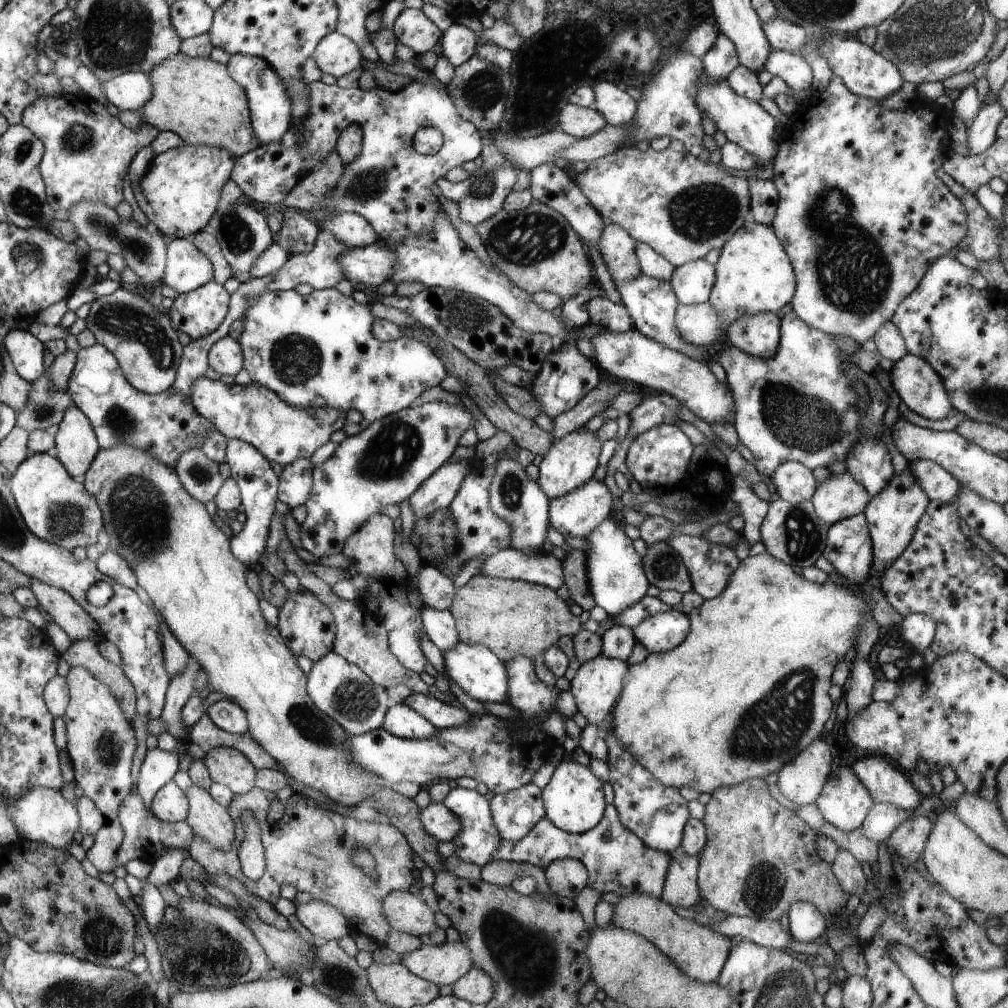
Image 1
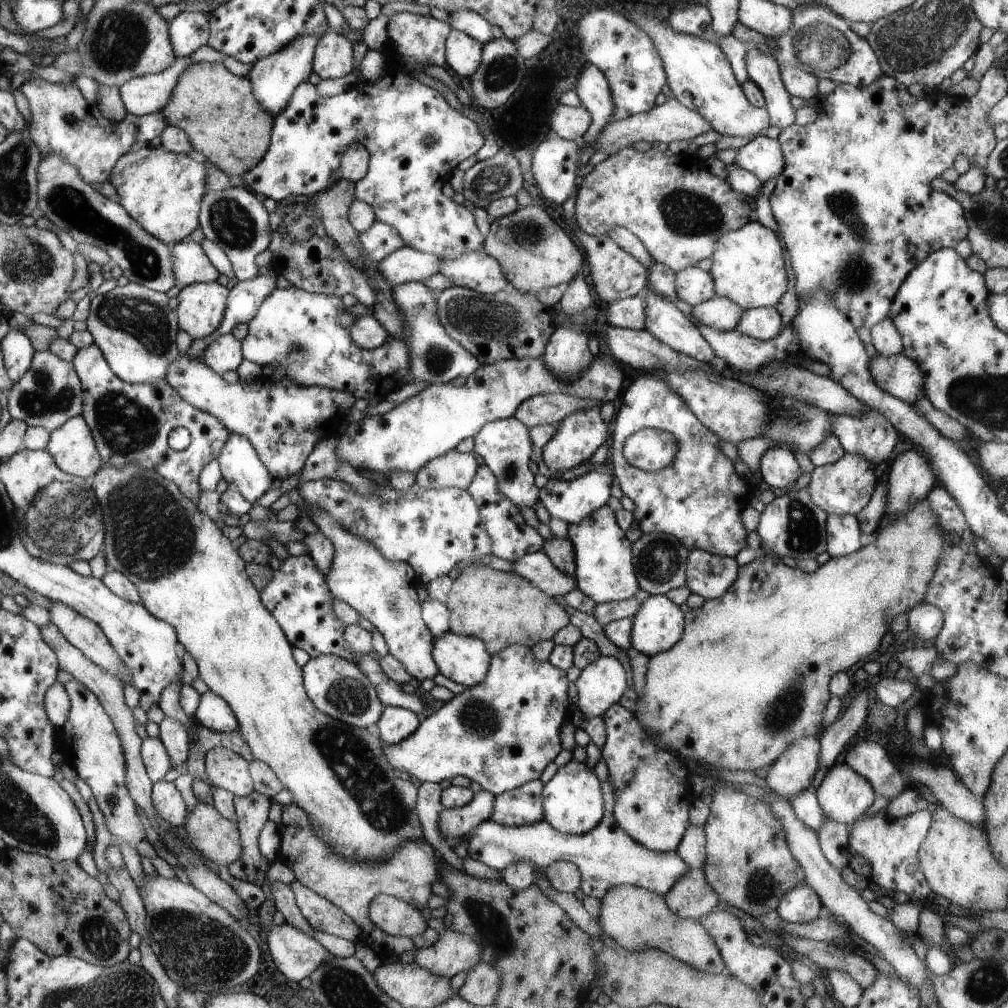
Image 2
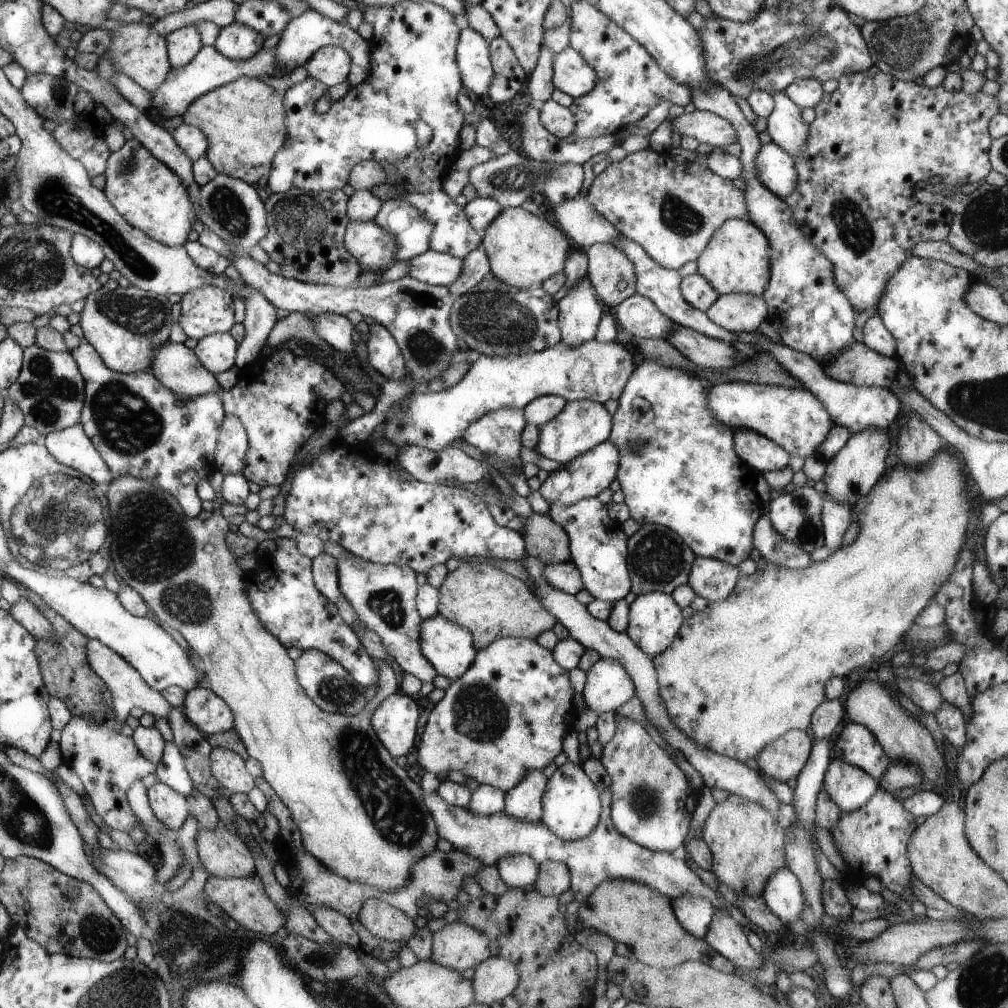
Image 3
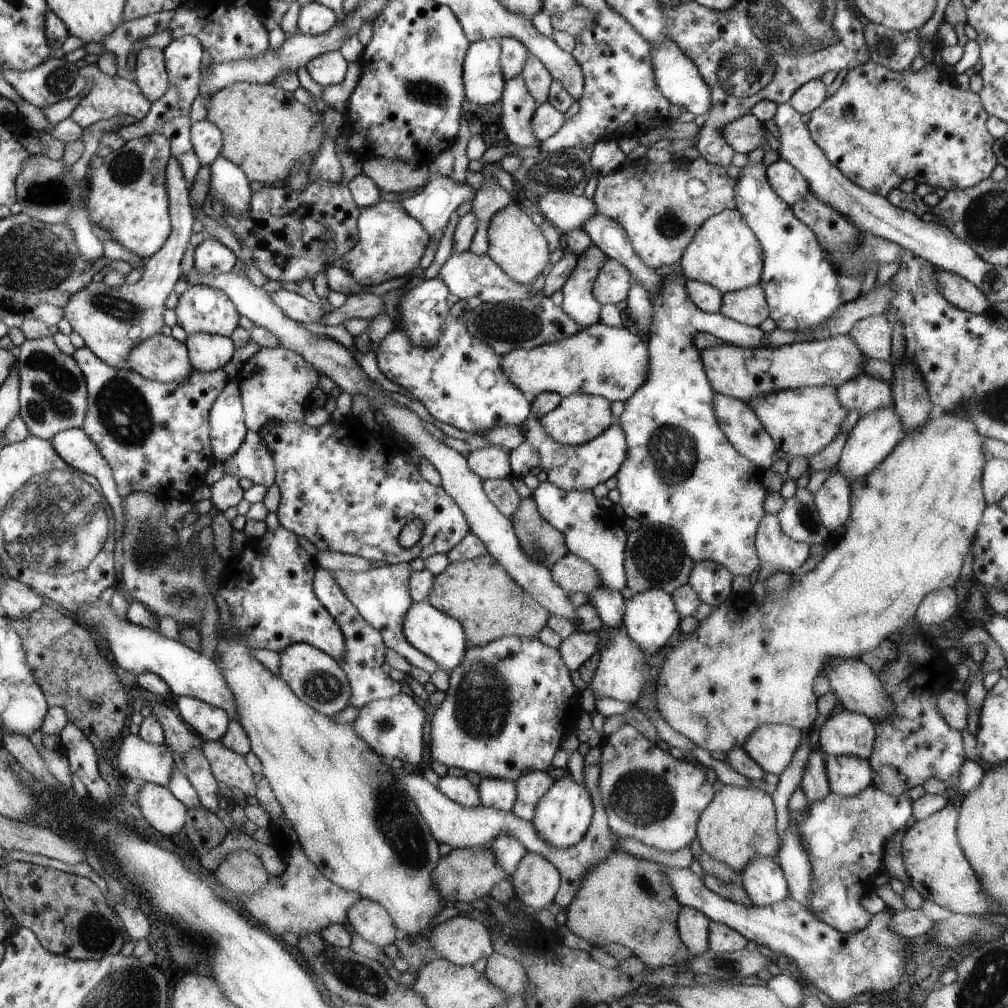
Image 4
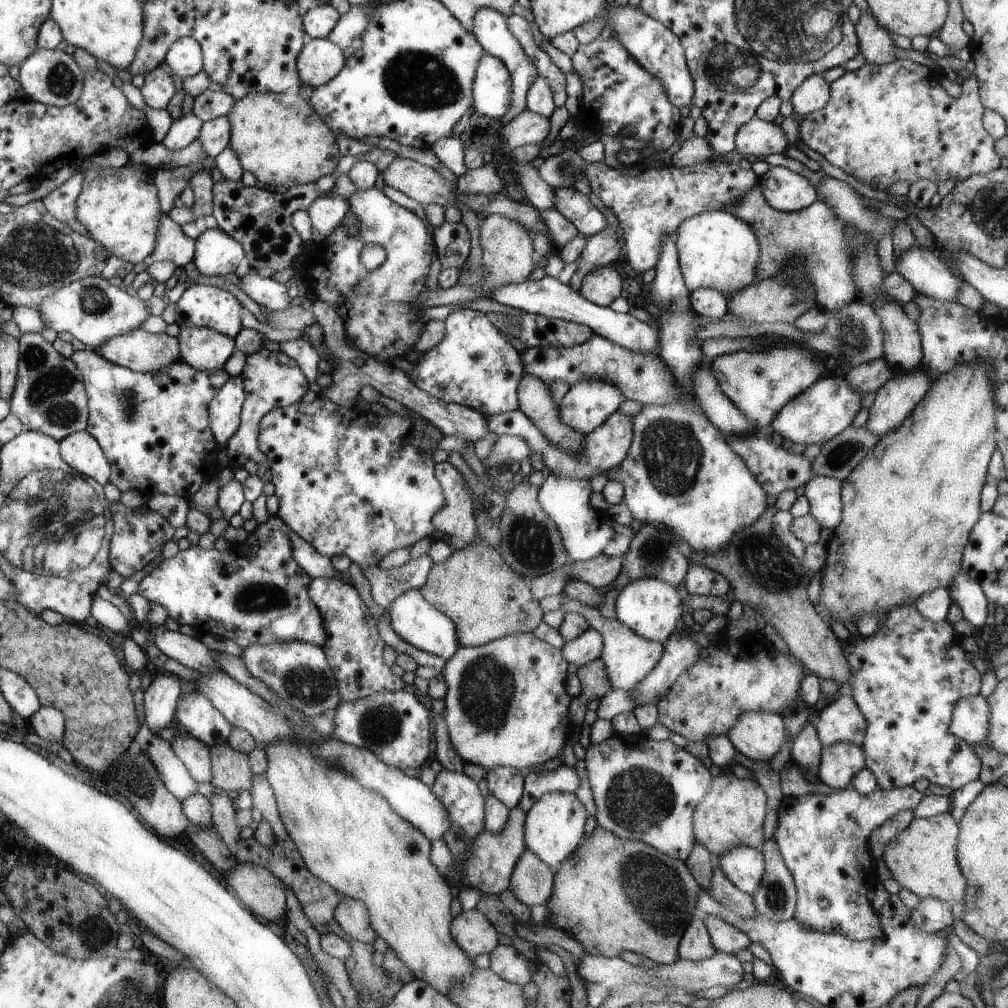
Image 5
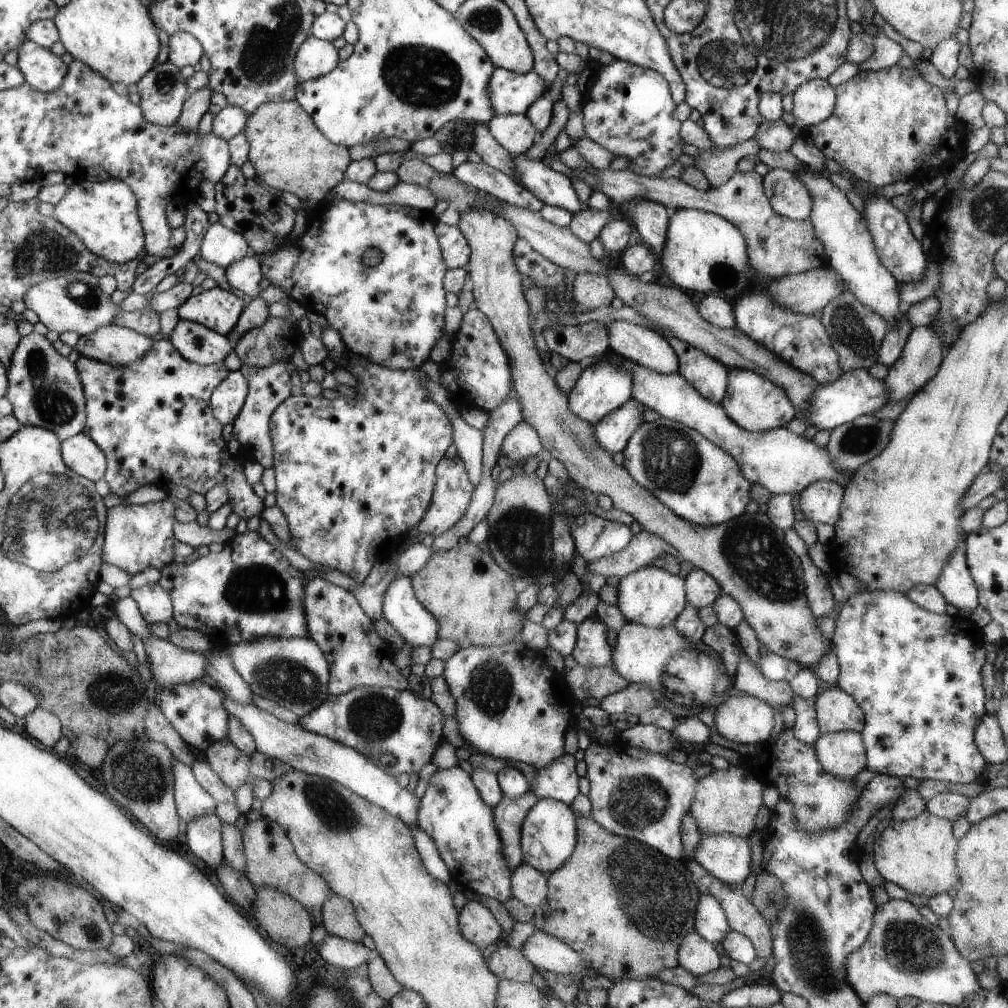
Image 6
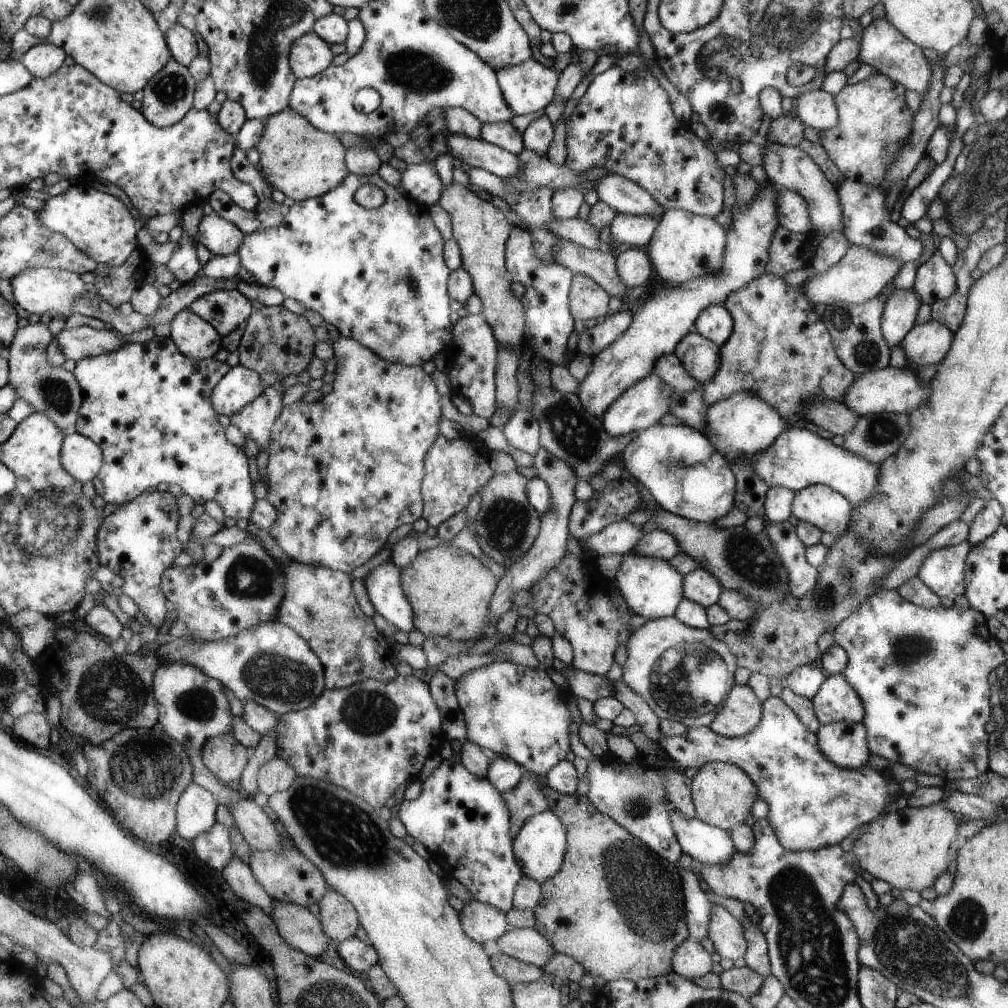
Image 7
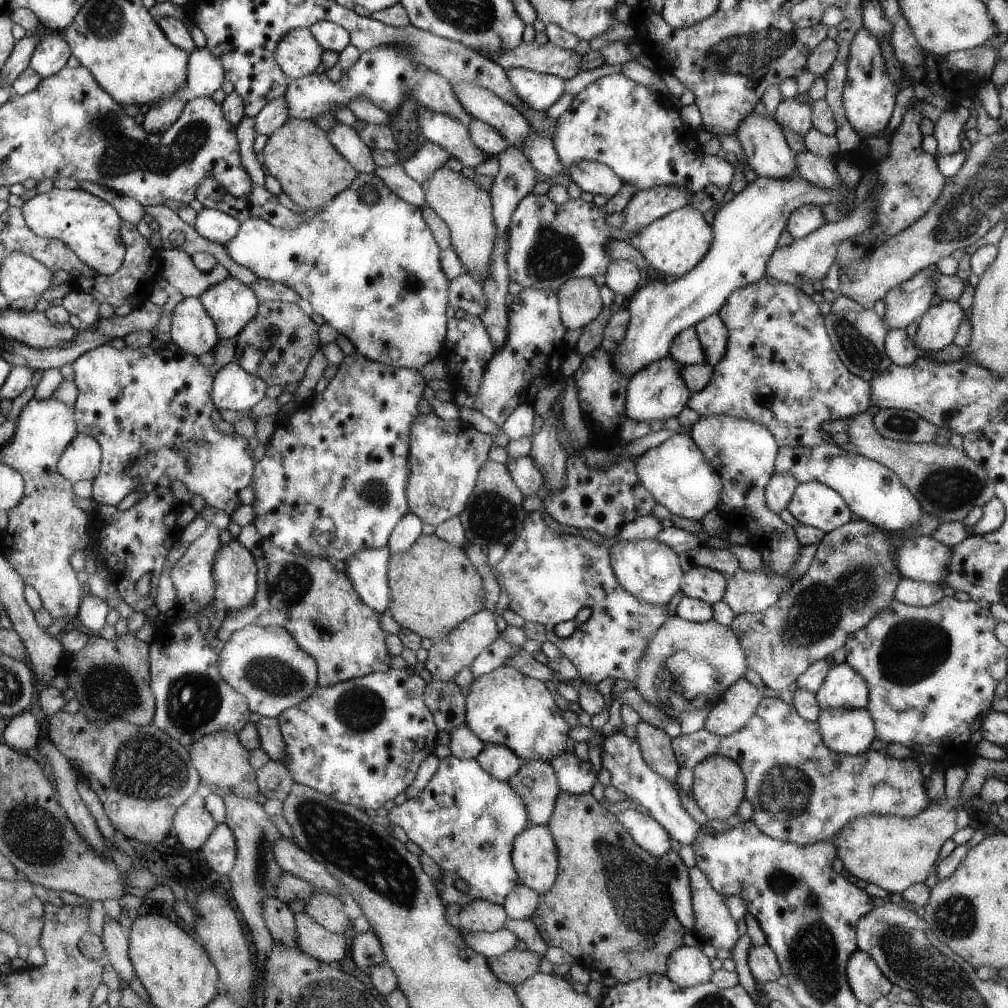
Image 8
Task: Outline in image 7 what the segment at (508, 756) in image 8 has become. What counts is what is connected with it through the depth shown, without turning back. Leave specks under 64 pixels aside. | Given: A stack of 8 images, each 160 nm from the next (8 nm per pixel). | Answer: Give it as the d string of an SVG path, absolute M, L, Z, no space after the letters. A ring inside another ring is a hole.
M490 755L487 778L500 793L511 788L516 788L526 772L516 761L508 755Z

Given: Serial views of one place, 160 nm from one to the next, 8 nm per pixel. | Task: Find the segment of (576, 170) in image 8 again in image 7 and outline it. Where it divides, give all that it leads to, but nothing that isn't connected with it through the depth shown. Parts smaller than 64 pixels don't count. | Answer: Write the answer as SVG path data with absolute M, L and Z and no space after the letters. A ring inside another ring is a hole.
M606 173L593 186L599 200L615 208L618 213L636 213L641 215L660 215L665 208L635 182L616 173Z

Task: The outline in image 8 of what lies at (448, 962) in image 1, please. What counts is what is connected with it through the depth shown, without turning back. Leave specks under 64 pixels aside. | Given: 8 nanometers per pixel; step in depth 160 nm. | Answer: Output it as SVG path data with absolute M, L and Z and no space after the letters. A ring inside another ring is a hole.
M484 899L472 900L458 912L460 928L477 933L504 929L508 920L507 911L502 905Z

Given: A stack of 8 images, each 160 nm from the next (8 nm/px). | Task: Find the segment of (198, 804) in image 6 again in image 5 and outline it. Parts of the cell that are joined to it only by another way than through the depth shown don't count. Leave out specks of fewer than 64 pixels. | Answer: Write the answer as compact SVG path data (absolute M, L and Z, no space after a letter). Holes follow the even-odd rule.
M146 724L140 728L135 740L140 745L140 752L146 754L156 767L156 772L160 774L170 794L182 801L186 796L197 792L196 780L191 778L191 772L172 750L170 742L155 735Z

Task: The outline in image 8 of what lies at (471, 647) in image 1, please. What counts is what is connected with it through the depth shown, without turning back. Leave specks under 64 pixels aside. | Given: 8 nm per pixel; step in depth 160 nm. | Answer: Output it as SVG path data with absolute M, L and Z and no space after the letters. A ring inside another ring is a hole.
M389 546L368 547L358 550L345 562L345 574L355 587L359 597L376 612L386 614L391 601L388 586Z

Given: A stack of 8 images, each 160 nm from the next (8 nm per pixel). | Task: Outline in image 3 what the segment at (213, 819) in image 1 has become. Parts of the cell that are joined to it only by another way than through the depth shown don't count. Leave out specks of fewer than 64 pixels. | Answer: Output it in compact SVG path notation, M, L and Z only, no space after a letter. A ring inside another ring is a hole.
M219 823L214 830L199 830L196 846L200 865L217 878L247 878L255 874L255 855L248 844Z

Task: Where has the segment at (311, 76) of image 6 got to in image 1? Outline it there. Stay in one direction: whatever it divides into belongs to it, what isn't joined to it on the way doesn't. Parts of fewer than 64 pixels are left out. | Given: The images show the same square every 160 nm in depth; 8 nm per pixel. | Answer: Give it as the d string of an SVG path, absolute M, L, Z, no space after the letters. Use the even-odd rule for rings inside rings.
M337 30L327 34L312 53L315 63L324 74L340 78L351 70L361 67L363 53L356 42Z

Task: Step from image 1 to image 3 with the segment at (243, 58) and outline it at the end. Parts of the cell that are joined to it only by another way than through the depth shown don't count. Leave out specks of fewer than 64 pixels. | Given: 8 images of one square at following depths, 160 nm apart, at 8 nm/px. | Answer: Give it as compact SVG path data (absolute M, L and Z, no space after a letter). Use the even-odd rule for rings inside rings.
M312 9L304 12L302 16L292 18L282 37L276 42L275 47L276 52L278 52L276 54L276 64L284 72L284 74L280 74L280 79L291 74L296 68L304 66L325 45L342 46L344 50L350 52L351 73L347 78L346 86L362 85L362 82L370 76L370 72L372 72L370 42L364 40L347 22L338 24L332 18L328 18L328 16L324 16L324 14L320 14L320 12Z

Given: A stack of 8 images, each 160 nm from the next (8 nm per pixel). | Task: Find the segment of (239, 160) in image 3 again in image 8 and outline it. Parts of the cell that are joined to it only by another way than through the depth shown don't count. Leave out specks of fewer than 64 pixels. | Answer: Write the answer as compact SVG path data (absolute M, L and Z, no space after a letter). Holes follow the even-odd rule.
M289 118L267 141L260 160L298 207L309 212L323 209L358 176L356 169L335 149L327 132L311 120Z

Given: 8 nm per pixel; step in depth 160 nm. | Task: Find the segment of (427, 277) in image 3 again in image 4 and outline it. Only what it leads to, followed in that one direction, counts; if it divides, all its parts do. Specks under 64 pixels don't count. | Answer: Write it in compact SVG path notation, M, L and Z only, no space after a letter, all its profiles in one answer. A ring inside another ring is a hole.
M454 250L440 268L437 277L446 284L449 294L455 294L460 300L478 298L481 302L505 303L508 301L518 304L520 301L528 301L532 296L530 286L516 284L487 254L480 256L470 251L458 253Z

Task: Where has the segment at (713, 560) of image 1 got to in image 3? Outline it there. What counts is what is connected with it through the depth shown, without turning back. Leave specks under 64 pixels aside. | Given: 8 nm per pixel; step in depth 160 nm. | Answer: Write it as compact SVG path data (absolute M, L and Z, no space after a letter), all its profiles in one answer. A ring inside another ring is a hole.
M696 556L690 568L688 585L697 596L709 602L731 597L739 583L739 568L714 558Z

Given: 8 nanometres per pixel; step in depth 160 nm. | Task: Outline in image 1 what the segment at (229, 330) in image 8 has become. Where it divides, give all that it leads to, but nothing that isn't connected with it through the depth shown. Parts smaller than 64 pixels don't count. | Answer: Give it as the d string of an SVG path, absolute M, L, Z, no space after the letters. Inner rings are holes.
M216 281L207 282L173 300L169 317L192 340L207 337L223 324L228 312L228 292Z

